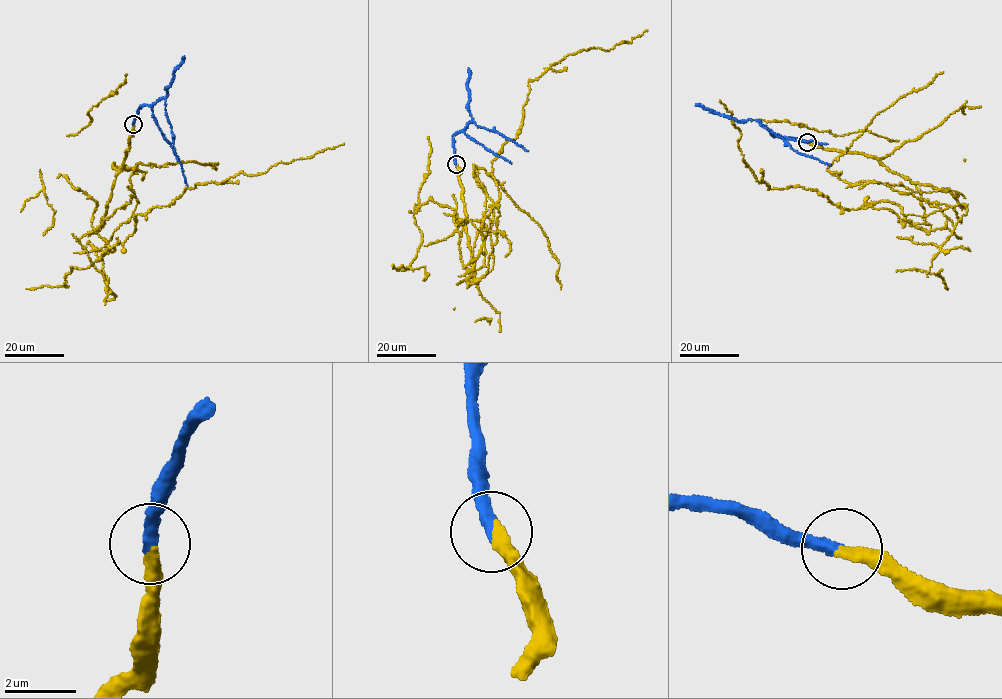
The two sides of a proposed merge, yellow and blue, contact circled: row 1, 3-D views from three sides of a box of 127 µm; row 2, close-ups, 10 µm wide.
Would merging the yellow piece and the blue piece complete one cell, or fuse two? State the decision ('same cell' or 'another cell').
another cell

